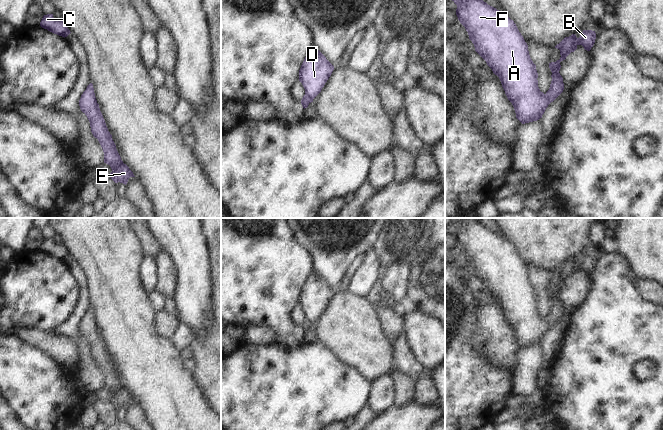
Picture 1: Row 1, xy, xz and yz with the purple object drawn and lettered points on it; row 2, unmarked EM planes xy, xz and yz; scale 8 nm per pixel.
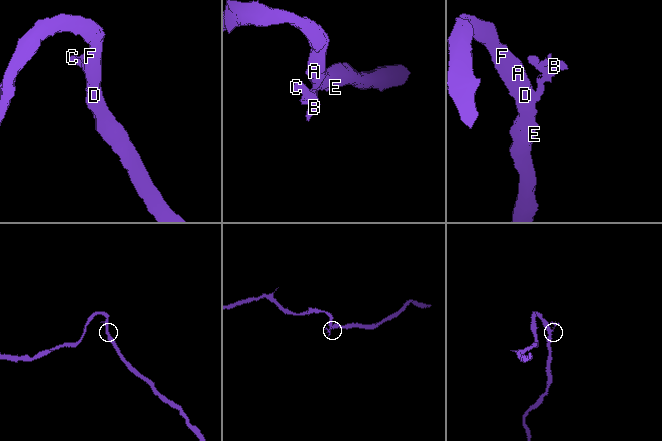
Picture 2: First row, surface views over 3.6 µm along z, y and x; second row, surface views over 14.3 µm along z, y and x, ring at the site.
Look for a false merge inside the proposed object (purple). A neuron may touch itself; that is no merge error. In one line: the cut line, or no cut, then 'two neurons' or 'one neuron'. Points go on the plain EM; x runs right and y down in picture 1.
cut in yz along (544, 318), (549, 327); two neurons

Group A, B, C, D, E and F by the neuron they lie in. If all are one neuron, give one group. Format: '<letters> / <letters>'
A D E F / B C

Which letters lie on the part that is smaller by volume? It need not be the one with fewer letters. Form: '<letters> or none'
B, C

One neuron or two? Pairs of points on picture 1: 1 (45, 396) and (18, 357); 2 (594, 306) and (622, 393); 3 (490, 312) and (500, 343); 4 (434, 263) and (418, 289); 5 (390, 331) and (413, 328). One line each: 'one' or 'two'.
1: one
2: one
3: one
4: one
5: two

